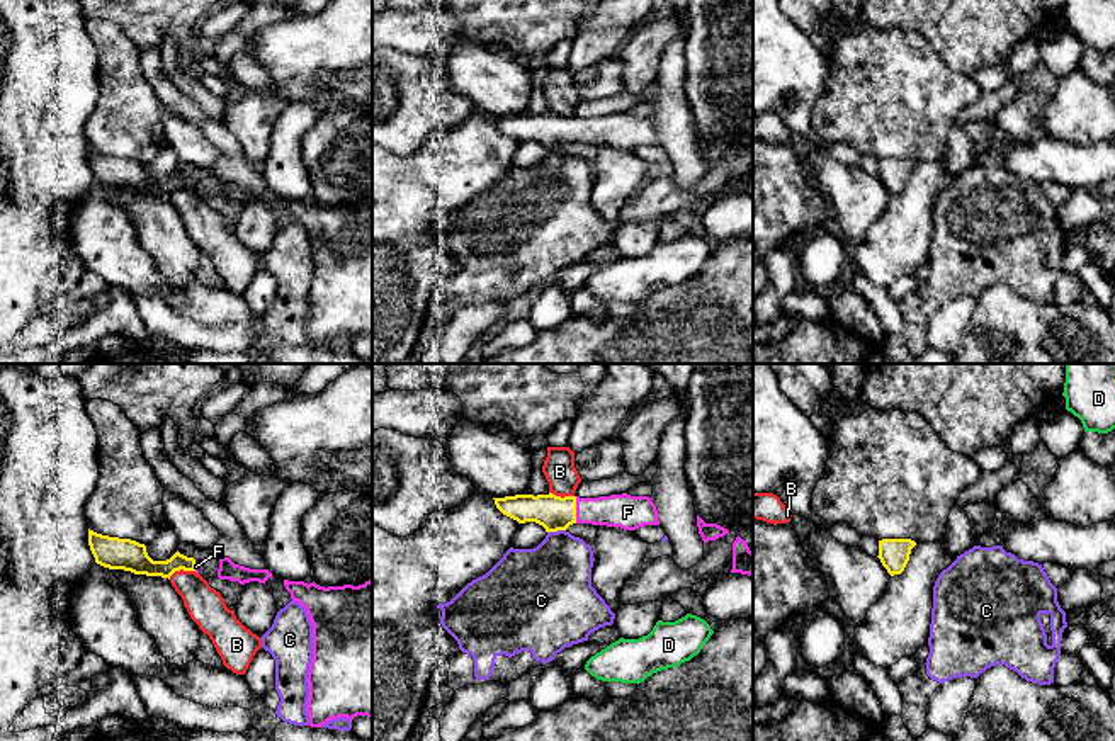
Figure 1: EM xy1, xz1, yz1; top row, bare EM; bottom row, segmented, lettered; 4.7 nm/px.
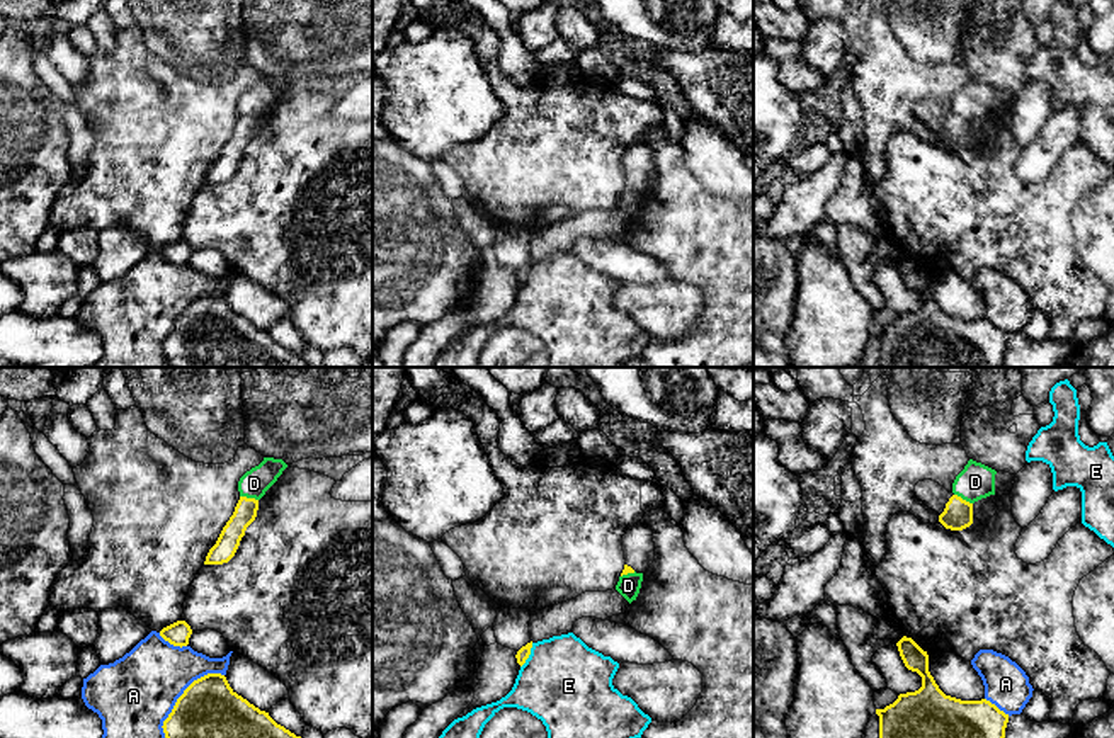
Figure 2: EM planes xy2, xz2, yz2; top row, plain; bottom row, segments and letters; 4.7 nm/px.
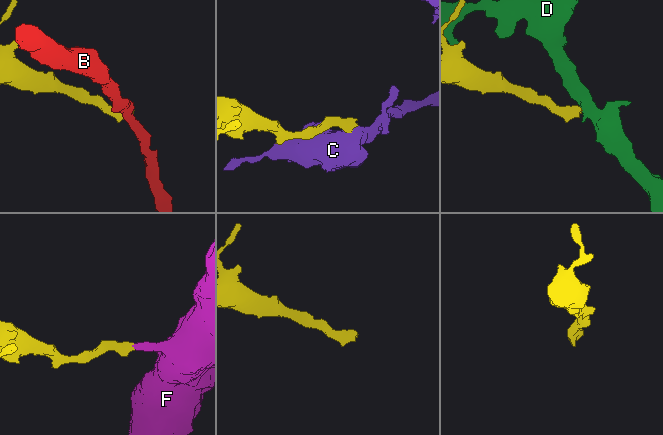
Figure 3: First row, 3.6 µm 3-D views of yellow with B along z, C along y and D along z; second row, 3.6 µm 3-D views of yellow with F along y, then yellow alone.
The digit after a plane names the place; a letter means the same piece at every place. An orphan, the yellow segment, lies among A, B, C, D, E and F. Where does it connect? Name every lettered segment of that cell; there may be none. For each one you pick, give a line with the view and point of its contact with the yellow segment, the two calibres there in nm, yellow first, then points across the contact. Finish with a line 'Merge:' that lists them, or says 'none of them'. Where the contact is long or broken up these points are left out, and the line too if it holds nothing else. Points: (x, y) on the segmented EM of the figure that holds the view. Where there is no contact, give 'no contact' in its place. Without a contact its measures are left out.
F: meets yellow in xz1 at (575, 510); 160 nm thick on the yellow side, 160 nm on the other; runs through xz1 (553, 512), (575, 510), (628, 512)
Merge: F

